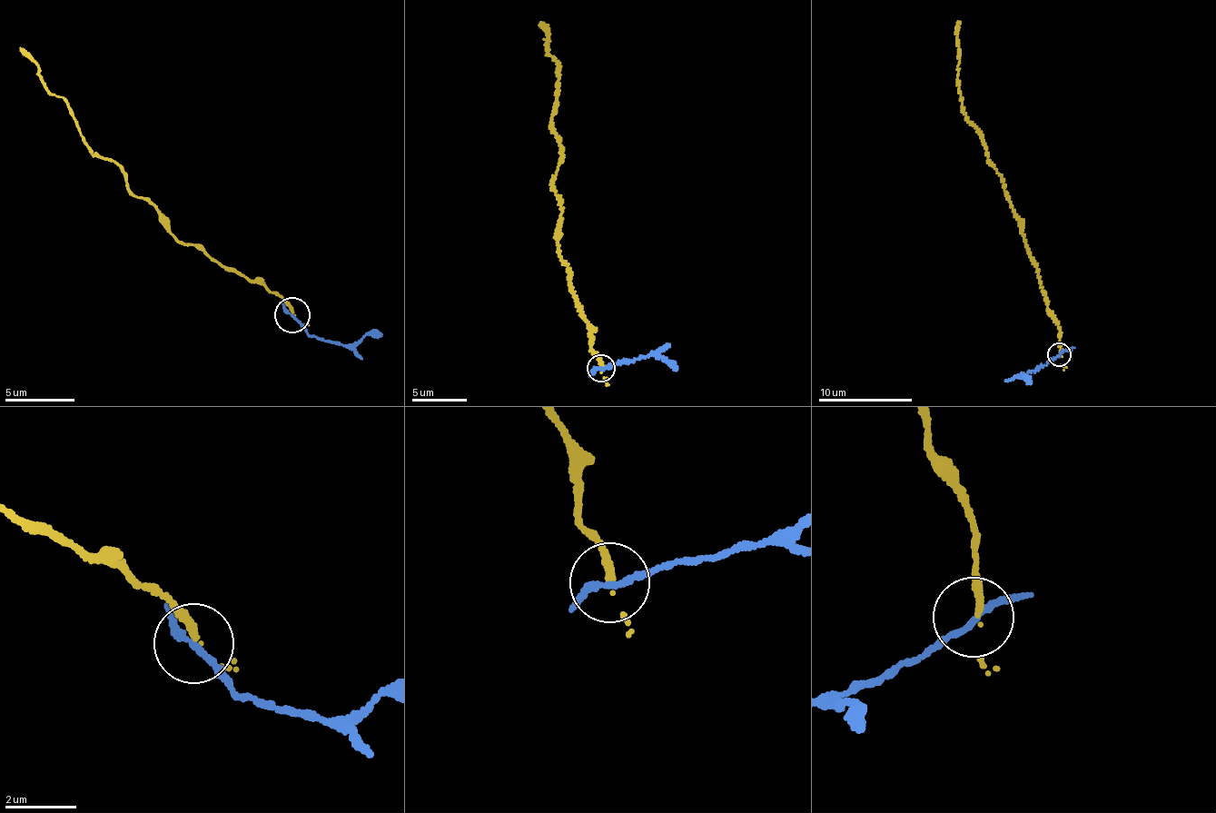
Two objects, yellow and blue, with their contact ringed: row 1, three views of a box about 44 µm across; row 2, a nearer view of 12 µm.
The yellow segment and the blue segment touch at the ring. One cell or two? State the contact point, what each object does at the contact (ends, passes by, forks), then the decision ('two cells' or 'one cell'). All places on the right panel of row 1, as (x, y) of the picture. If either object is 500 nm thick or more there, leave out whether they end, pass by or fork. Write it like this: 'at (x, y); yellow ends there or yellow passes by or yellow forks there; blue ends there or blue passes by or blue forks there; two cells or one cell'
at (1059, 354); yellow passes by; blue passes by; two cells

